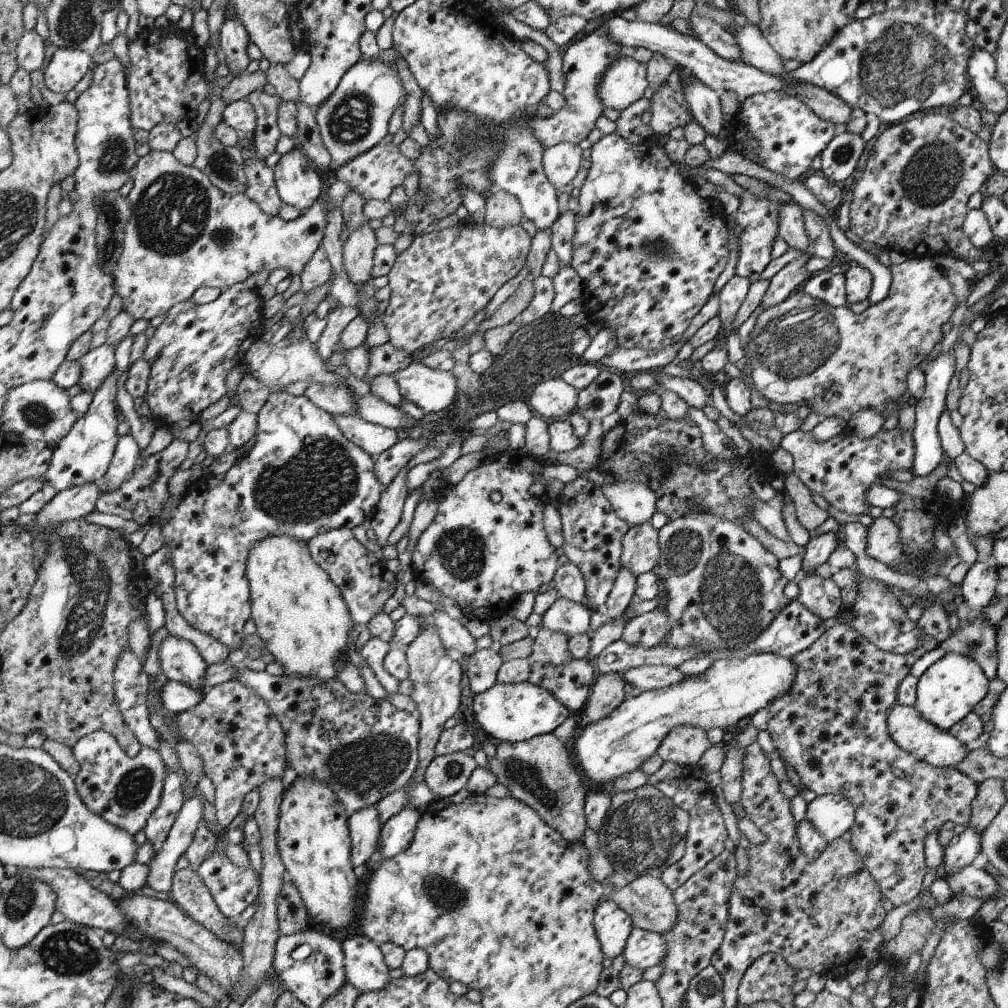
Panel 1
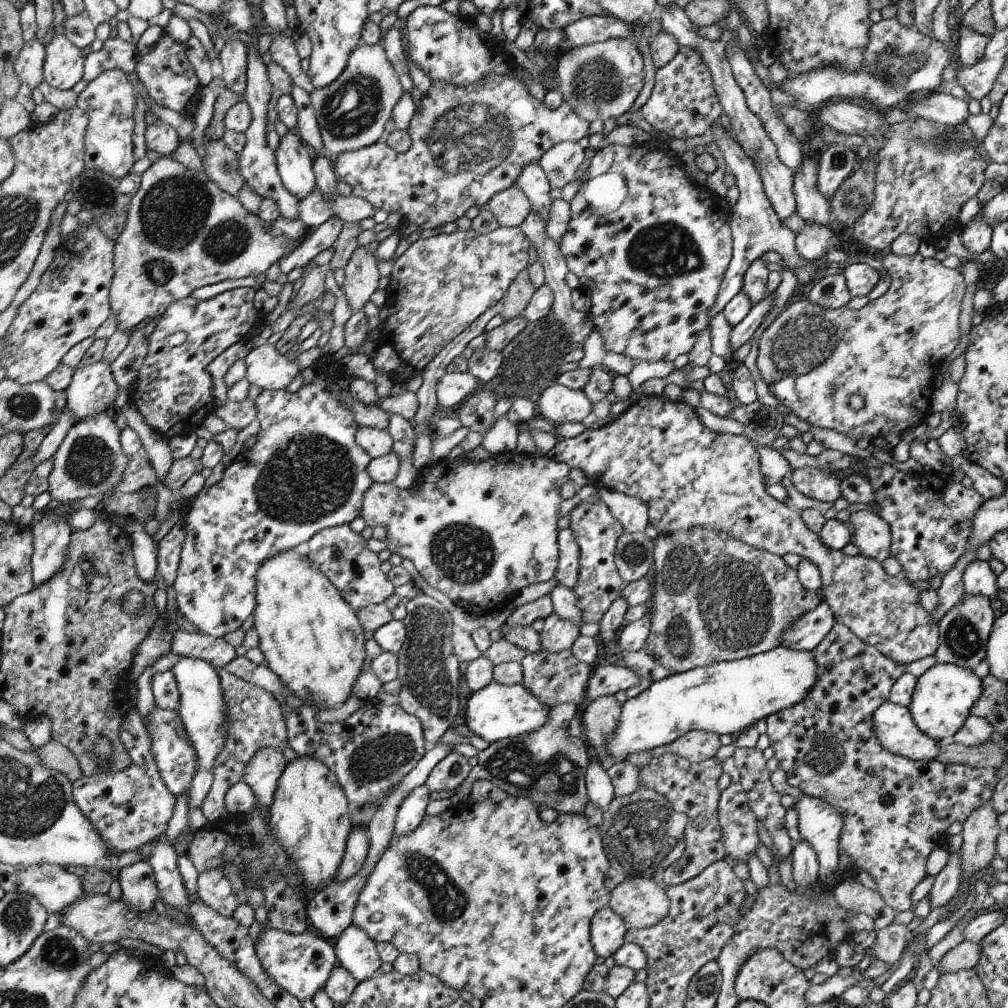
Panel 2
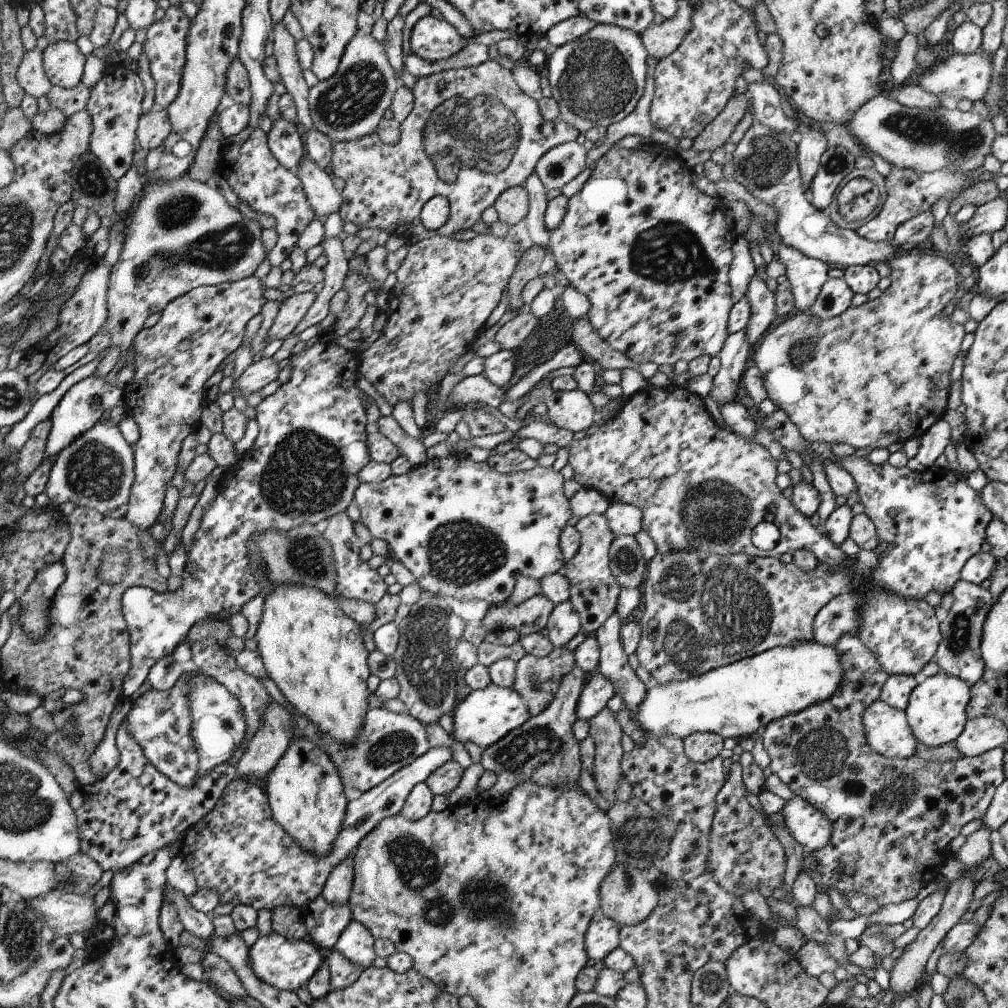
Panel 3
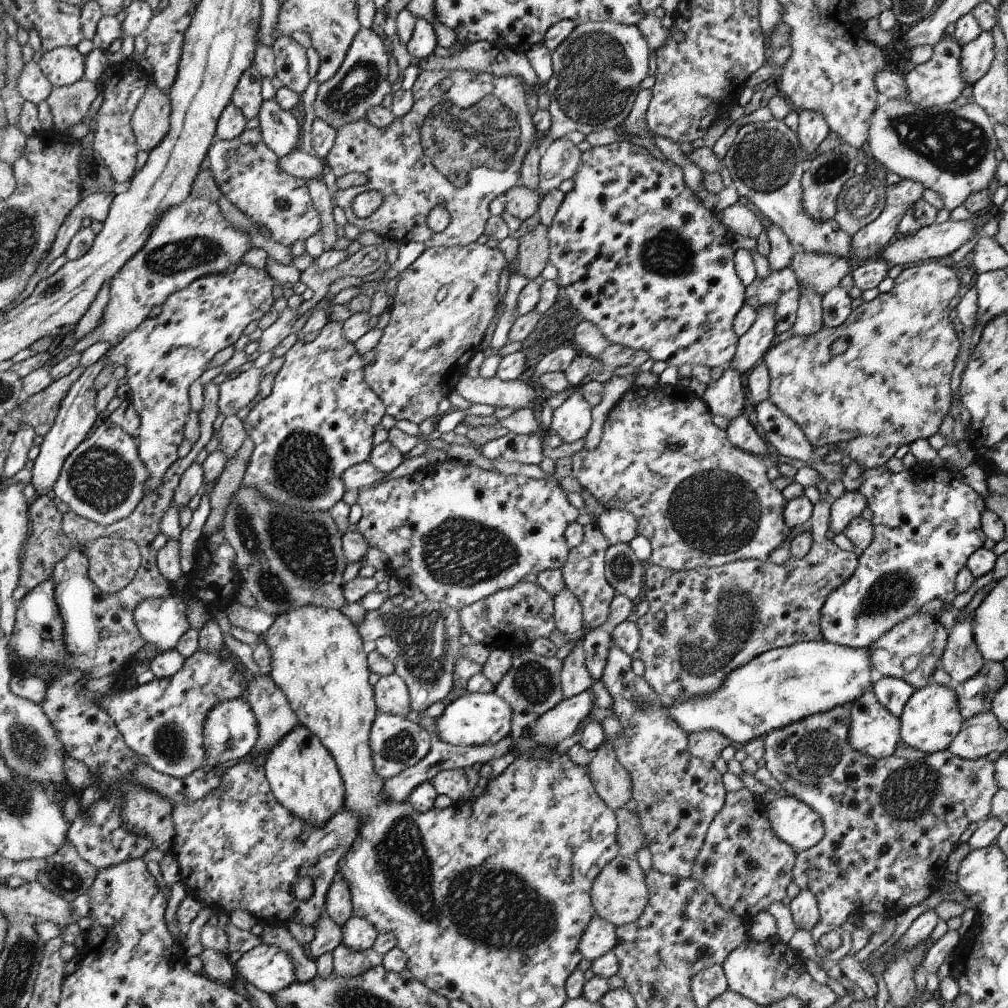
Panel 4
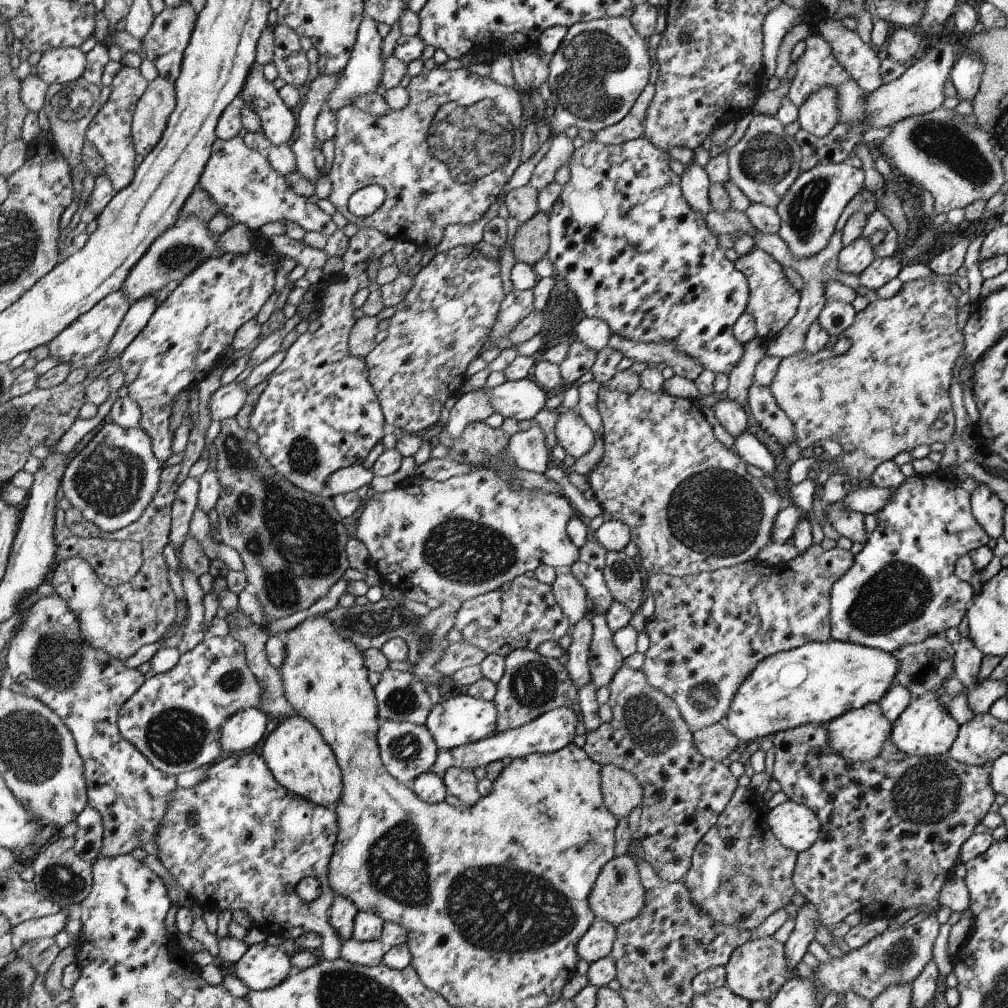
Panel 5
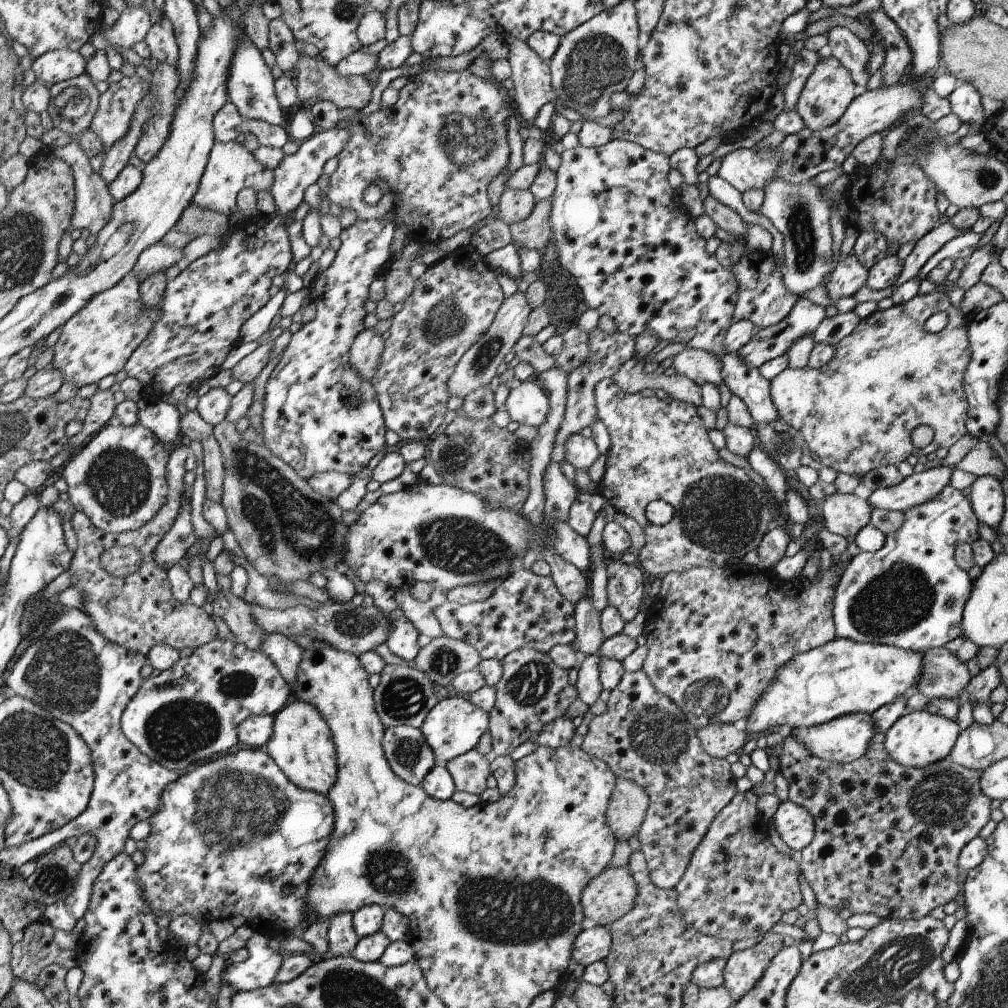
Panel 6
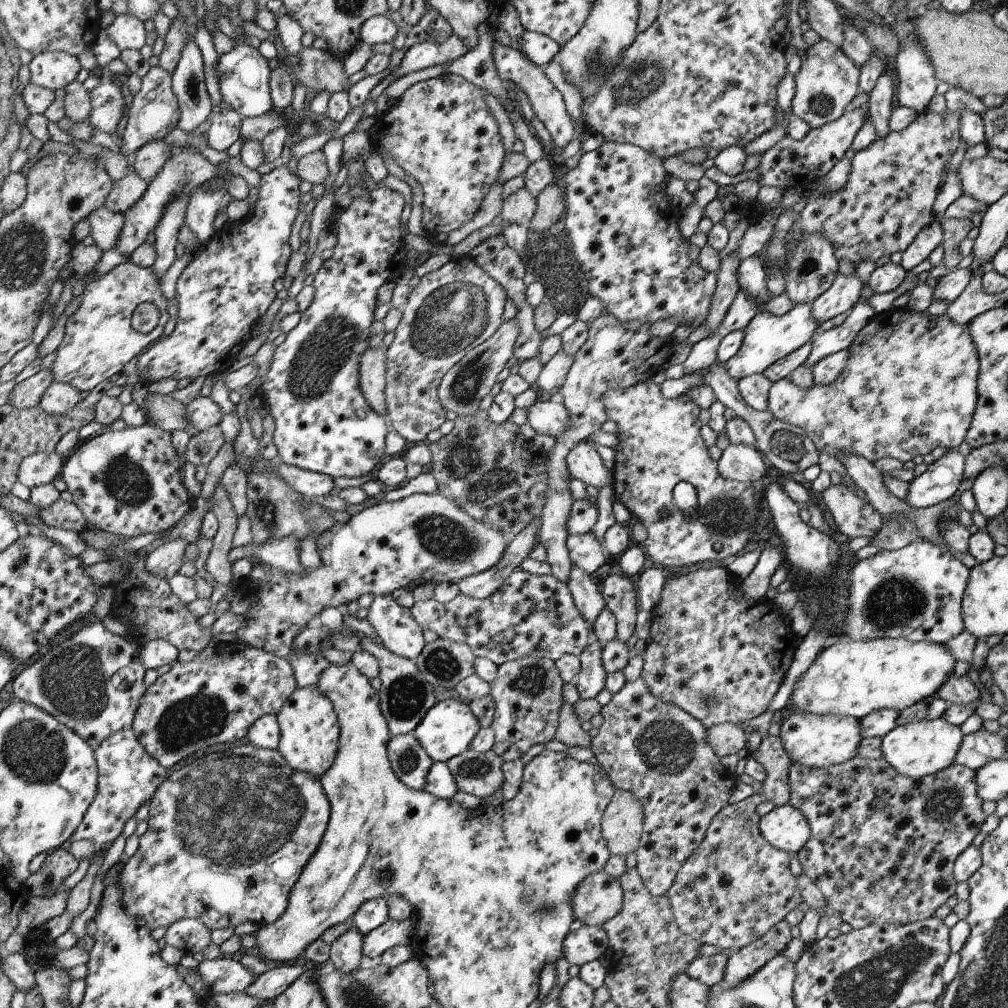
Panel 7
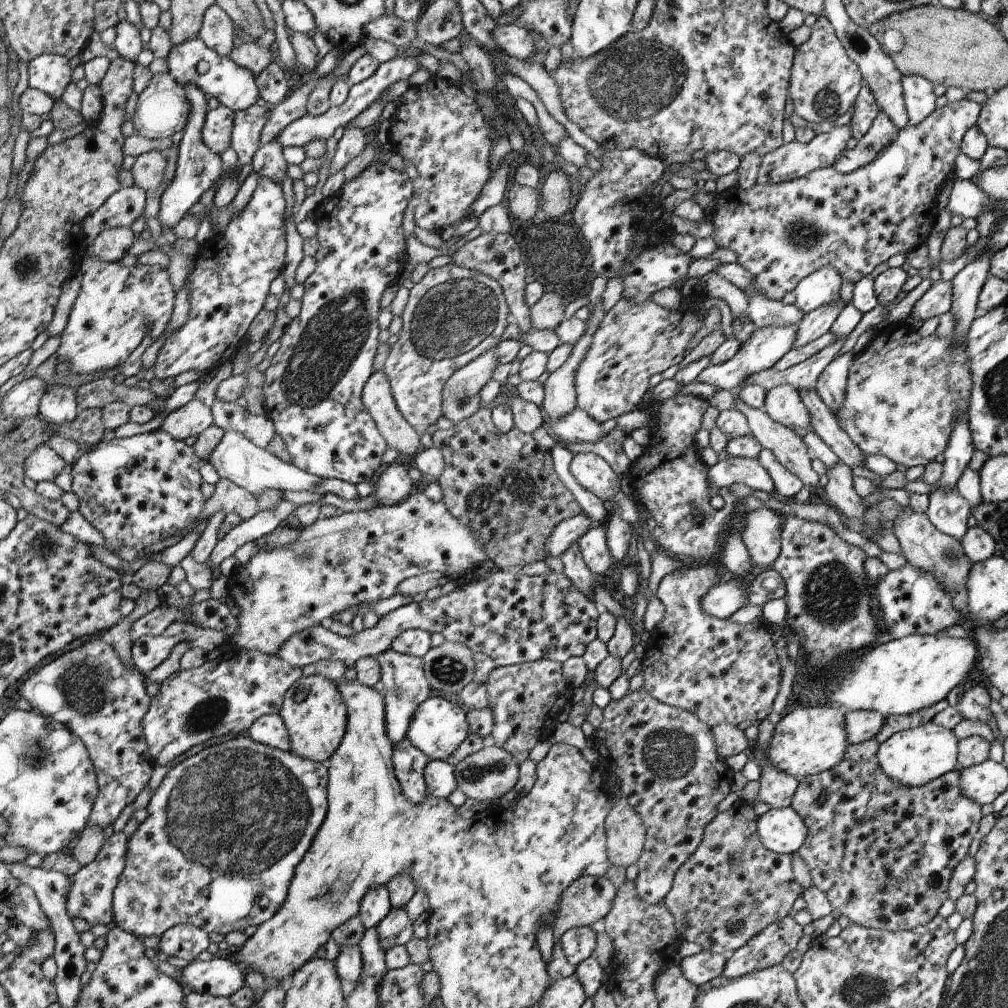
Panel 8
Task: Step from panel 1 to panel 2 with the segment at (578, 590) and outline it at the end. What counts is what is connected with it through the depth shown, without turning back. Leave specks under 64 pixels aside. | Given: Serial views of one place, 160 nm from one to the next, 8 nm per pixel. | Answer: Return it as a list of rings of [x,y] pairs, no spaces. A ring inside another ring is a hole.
[[[569,527],[561,529],[559,534],[560,562],[559,572],[556,573],[558,584],[567,586],[573,590],[580,572],[580,551],[575,534]]]

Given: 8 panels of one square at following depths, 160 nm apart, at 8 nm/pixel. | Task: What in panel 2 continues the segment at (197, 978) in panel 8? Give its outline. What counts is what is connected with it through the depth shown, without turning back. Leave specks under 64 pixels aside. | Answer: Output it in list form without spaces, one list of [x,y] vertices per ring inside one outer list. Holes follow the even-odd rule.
[[[260,918],[260,936],[254,942],[254,949],[264,970],[276,984],[302,1002],[312,1000],[315,994],[327,984],[338,964],[335,947],[312,928],[304,932],[288,933],[266,926],[266,918]]]

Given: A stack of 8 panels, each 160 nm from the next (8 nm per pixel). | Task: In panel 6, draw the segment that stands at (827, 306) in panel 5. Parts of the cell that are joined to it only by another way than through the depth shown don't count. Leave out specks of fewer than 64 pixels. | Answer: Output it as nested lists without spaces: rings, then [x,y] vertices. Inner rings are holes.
[[[854,312],[841,313],[832,318],[825,318],[813,332],[815,344],[835,347],[840,340],[846,338],[857,327],[861,318]]]

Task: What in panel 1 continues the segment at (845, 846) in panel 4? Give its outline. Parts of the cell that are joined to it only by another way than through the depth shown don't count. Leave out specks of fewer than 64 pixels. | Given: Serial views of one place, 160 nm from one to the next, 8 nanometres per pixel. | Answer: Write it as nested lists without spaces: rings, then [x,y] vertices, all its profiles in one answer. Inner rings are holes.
[[[840,622],[828,628],[815,645],[791,659],[798,667],[795,685],[784,697],[776,698],[767,707],[767,731],[774,747],[786,764],[794,768],[803,787],[817,796],[844,794],[854,804],[855,825],[850,829],[852,847],[863,858],[884,897],[894,907],[916,902],[916,898],[924,894],[922,883],[928,871],[924,844],[926,834],[938,831],[945,822],[968,826],[971,805],[978,795],[978,786],[972,778],[955,768],[936,768],[915,758],[902,750],[888,731],[889,715],[898,704],[899,686],[920,656],[941,646],[929,635],[922,635],[918,644],[920,646],[916,650],[904,655],[880,650],[866,635]]]

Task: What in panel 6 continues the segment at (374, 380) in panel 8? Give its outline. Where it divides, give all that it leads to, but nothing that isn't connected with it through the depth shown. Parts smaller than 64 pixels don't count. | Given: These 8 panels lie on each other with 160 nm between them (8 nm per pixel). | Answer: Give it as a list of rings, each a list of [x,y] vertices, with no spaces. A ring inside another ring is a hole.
[[[364,329],[351,346],[351,365],[369,381],[375,375],[385,349],[385,340],[371,329]]]

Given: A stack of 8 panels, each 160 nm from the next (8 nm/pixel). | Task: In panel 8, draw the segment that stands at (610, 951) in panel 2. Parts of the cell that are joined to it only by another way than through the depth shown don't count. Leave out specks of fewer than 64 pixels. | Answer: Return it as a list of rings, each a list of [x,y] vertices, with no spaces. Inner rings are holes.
[[[591,926],[571,928],[561,938],[561,949],[574,966],[592,956],[596,945],[597,936]]]

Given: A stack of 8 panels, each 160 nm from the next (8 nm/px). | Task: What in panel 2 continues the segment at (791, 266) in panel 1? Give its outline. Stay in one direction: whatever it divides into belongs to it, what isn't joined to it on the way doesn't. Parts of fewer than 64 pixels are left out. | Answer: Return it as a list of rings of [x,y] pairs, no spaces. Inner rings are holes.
[[[775,292],[772,295],[768,294],[762,302],[754,305],[736,326],[733,326],[730,333],[732,356],[740,346],[744,346],[752,338],[754,332],[758,330],[758,326],[764,322],[766,313],[775,304],[775,298]]]

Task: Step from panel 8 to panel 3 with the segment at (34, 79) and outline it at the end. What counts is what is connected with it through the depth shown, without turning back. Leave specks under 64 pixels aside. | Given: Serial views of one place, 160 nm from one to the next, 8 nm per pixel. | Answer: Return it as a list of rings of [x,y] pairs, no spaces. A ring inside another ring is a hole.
[[[75,42],[50,43],[43,51],[43,69],[53,85],[69,89],[81,83],[86,59]]]

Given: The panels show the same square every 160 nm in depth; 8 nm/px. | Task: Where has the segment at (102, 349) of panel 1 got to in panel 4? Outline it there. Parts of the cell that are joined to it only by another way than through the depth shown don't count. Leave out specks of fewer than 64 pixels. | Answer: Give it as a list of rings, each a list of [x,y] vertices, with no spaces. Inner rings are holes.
[[[95,364],[87,370],[70,386],[70,390],[64,396],[63,405],[60,406],[58,417],[55,419],[55,425],[44,436],[40,445],[40,454],[32,464],[31,484],[36,489],[36,496],[46,495],[46,492],[56,485],[56,480],[60,477],[64,460],[76,450],[78,444],[81,444],[88,436],[92,426],[99,415],[96,410],[96,398],[98,394],[94,390],[94,380],[100,372],[100,367]]]

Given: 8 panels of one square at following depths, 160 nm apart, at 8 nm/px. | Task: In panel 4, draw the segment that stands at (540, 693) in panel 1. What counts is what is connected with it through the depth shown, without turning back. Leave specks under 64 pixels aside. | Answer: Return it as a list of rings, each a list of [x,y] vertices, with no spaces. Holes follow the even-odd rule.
[[[467,693],[446,706],[442,716],[436,719],[436,734],[443,742],[452,745],[484,746],[496,744],[511,735],[515,710],[507,699],[496,694]]]

